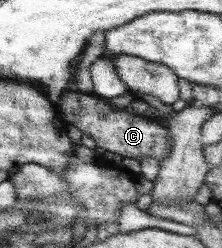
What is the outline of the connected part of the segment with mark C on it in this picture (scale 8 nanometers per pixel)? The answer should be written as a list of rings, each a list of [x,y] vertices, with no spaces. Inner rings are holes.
[[[66,89],[63,91],[59,107],[63,118],[70,121],[69,124],[79,128],[79,132],[89,134],[99,148],[109,152],[115,152],[125,158],[143,160],[143,158],[155,158],[163,160],[172,151],[165,128],[154,121],[150,121],[146,115],[140,116],[134,111],[125,108],[114,108],[109,101],[99,96],[91,98],[91,94]]]

